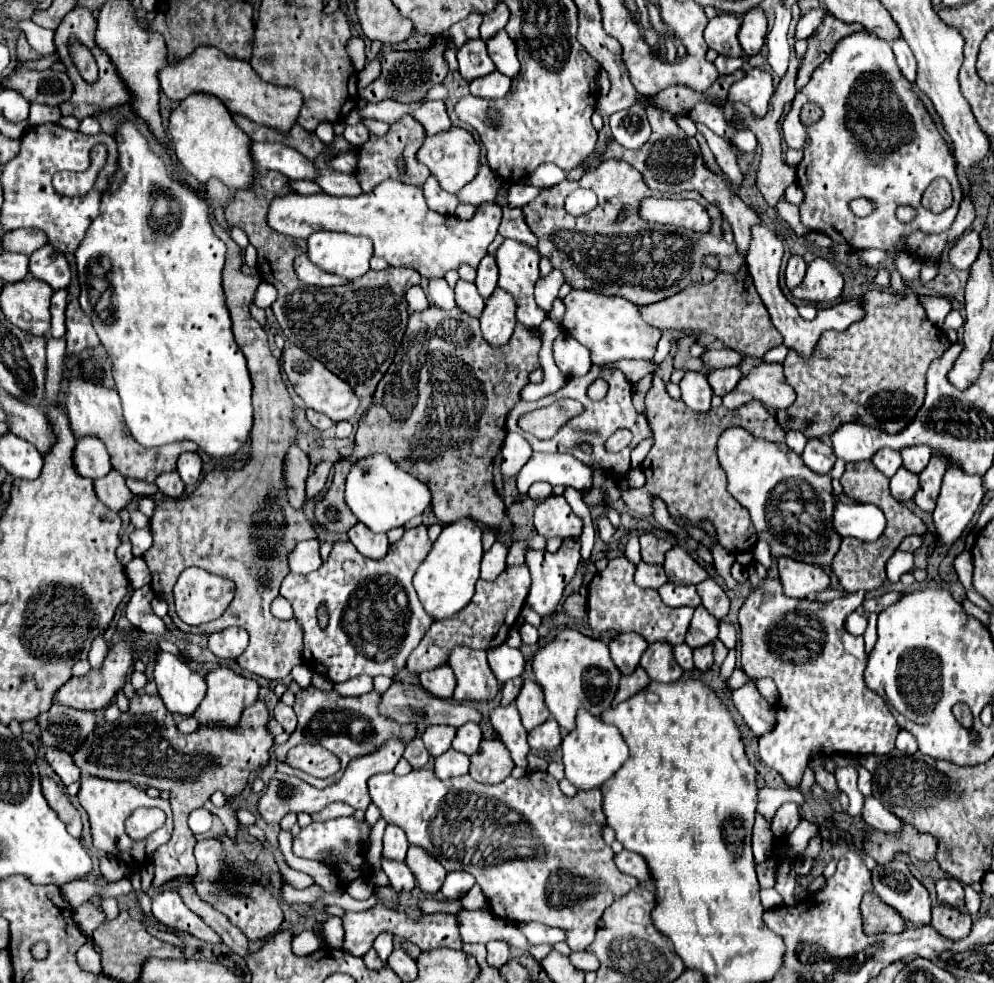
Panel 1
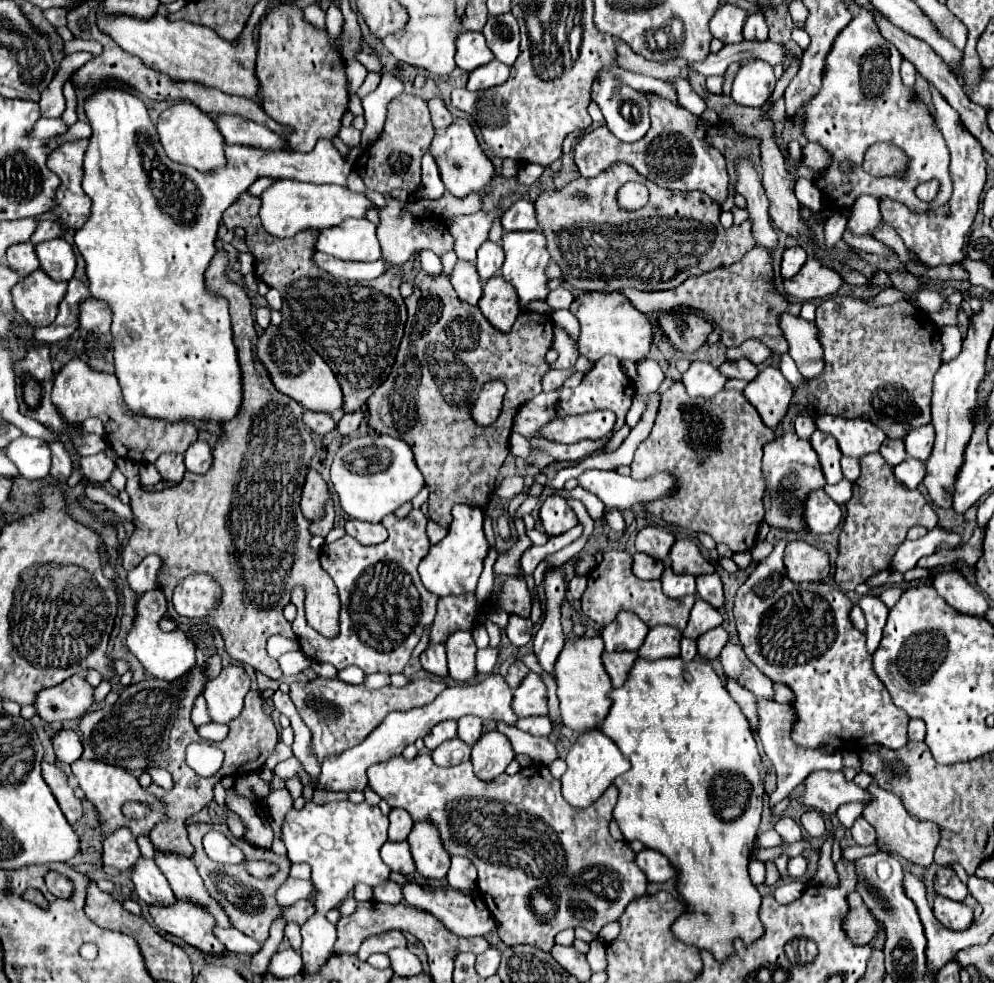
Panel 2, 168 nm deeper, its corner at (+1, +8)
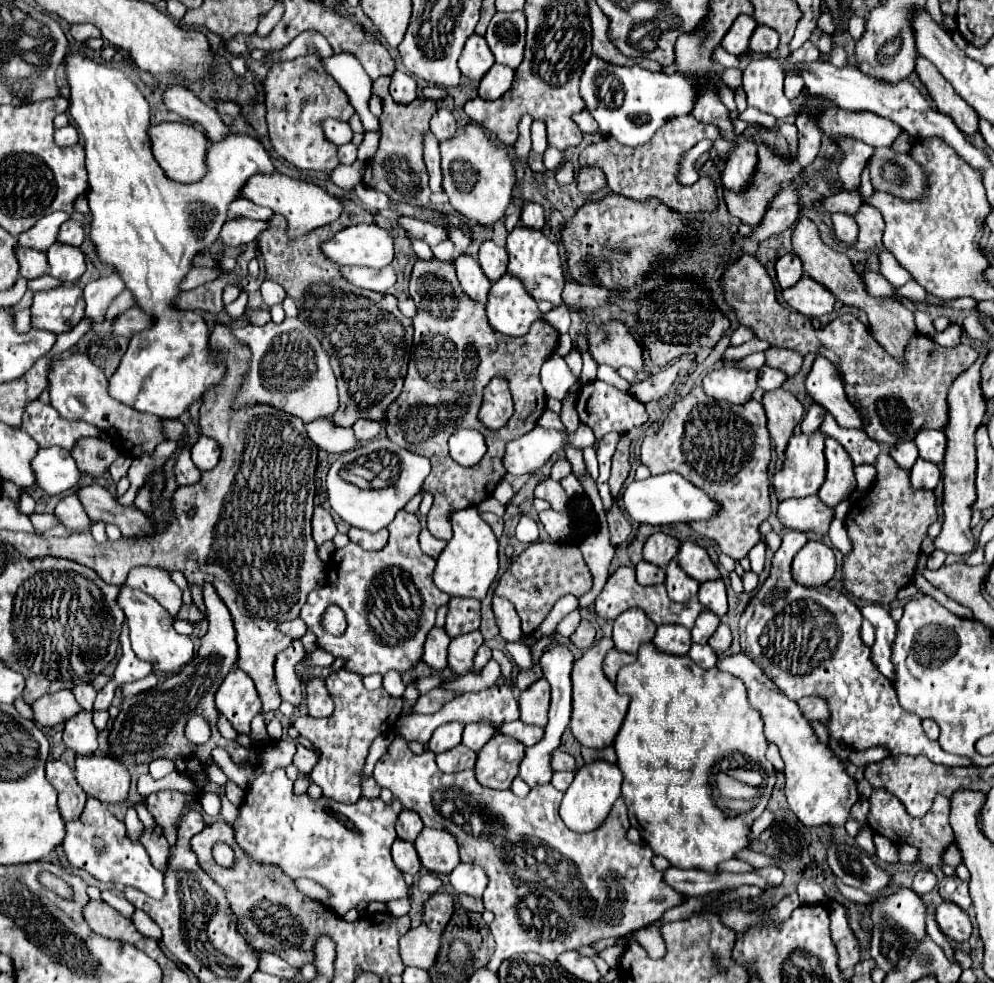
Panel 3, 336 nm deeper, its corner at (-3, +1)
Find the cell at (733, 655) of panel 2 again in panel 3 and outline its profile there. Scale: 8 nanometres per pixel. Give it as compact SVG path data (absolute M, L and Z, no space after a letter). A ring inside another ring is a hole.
M745 653L727 655L719 661L717 667L745 683L747 699L751 707L761 713L761 719L765 723L765 737L779 747L781 759L785 763L785 795L797 819L809 827L845 825L853 803L859 799L857 785L847 775L839 757L813 735L813 729L801 715L797 703L787 699L783 691L779 691L779 687L775 687L775 683L771 683L771 679L767 679L767 675L763 675L763 671L759 671L759 667Z

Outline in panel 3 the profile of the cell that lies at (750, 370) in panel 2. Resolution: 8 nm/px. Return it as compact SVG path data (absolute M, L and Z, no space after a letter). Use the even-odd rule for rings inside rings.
M765 365L759 369L759 381L757 383L763 391L771 391L771 389L779 389L785 379L787 379L787 375L783 371L777 371L777 369L771 369Z

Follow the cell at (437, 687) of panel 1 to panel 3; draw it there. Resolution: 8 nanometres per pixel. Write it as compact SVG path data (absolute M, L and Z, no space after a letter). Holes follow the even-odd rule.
M433 627L427 635L425 641L425 653L423 653L423 661L435 669L435 671L443 671L447 667L447 647L449 647L449 637L445 635L443 629Z

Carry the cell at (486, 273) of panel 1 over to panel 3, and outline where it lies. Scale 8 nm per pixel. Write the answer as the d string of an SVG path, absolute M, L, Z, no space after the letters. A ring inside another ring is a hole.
M483 241L479 249L479 265L487 279L495 283L507 271L507 251L503 247L497 247L493 241Z

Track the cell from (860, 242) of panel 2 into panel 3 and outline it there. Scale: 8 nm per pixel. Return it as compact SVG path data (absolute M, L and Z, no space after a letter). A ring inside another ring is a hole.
M833 213L833 231L835 237L845 243L845 245L855 245L857 243L857 233L859 227L855 223L855 219L847 213Z

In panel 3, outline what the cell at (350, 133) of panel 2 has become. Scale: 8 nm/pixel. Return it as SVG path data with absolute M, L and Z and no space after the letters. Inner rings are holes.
M345 143L339 147L339 161L345 165L351 165L357 159L357 145Z

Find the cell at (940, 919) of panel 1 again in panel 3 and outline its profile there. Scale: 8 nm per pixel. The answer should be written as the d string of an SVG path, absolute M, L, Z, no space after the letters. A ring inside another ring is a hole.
M943 901L937 907L937 923L939 923L939 929L943 931L943 935L951 941L963 943L963 941L969 941L969 937L971 937L973 927L971 927L969 915L961 907L955 907L955 903Z

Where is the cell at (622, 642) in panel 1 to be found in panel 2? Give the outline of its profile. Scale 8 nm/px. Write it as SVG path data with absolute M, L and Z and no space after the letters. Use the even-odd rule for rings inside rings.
M619 612L617 620L605 626L601 638L605 640L607 652L637 650L643 644L647 632L649 628L647 624L643 624L643 620L639 620L639 616L635 616L633 612Z

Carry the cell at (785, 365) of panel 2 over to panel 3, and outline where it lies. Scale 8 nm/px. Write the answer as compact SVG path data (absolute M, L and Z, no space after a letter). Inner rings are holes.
M825 411L821 431L825 435L833 437L835 441L839 441L845 447L845 451L849 453L849 457L853 459L855 465L863 465L863 463L873 465L877 455L881 453L881 445L875 439L867 437L865 431L861 431L861 429L845 429L845 427L841 427L829 411Z

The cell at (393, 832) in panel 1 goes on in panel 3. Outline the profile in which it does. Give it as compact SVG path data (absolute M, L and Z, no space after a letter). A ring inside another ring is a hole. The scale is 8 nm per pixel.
M403 809L397 817L397 837L403 839L403 841L415 841L417 835L421 833L423 829L423 821L419 819L419 815L415 811L409 811L409 809Z

